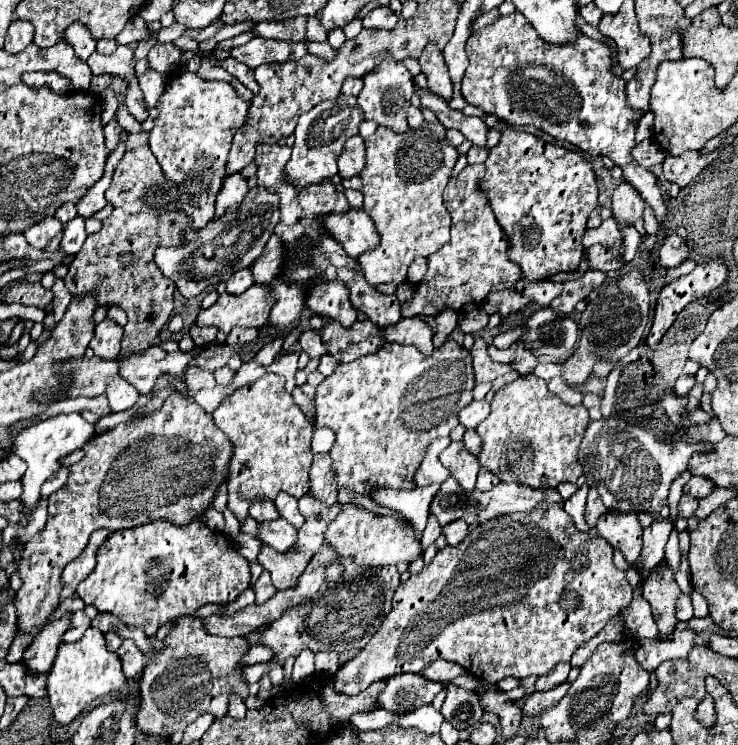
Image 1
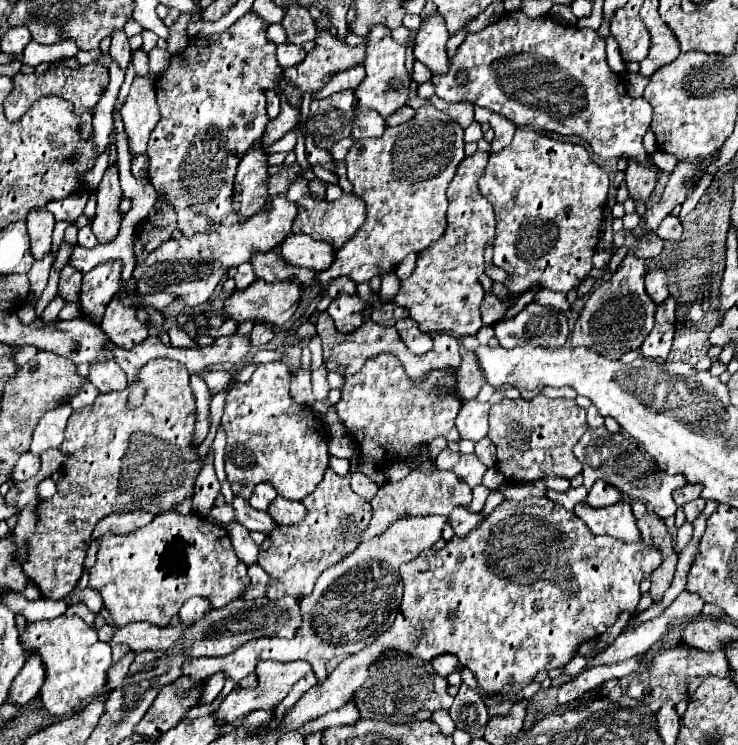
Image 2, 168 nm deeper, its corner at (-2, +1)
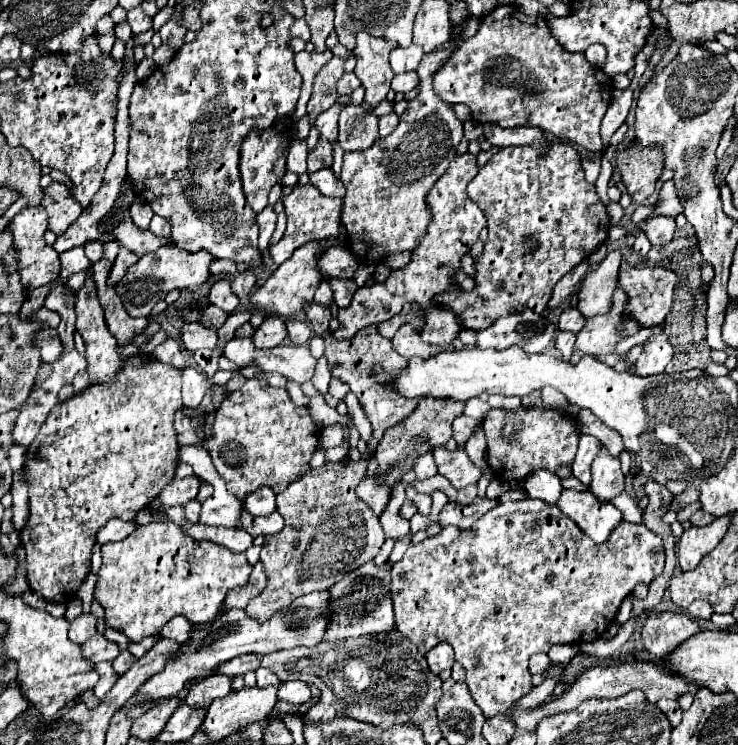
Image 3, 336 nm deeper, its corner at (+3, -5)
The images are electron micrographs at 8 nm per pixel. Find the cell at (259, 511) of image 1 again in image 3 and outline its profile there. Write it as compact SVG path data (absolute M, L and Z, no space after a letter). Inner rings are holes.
M260 487L244 499L244 509L254 515L270 515L276 509L276 495L270 487Z

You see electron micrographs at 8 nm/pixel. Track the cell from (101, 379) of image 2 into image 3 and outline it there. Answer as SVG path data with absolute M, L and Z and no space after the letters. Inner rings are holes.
M90 267L86 269L86 281L84 281L82 289L76 293L76 331L82 335L82 339L86 343L86 359L88 359L90 381L92 383L114 381L120 367L122 367L122 359L116 353L116 341L114 341L112 333L106 329L104 313L102 313L102 307L100 307L98 297L96 297L96 285L94 285L94 275L90 273Z

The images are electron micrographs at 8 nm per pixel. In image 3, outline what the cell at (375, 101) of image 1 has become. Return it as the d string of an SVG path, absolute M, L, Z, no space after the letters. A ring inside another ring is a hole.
M368 33L356 35L354 73L358 75L358 79L362 81L362 85L366 89L364 103L368 103L370 107L384 101L386 93L390 91L390 81L394 77L394 71L390 69L388 55L394 47L396 45L392 41L378 39Z

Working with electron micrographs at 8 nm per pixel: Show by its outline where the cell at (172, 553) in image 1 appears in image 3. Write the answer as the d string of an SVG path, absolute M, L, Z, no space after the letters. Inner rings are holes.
M152 523L146 527L138 527L130 537L118 543L102 545L102 559L104 561L98 571L94 597L106 611L106 625L122 631L134 643L142 641L144 637L158 635L160 629L176 615L186 617L194 625L214 619L214 615L222 609L226 593L230 589L244 587L252 571L252 565L248 563L244 553L234 553L210 541L196 543L176 523Z

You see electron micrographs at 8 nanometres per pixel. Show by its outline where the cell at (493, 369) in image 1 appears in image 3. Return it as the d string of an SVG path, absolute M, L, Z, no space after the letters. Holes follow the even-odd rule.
M420 399L418 407L414 409L414 413L404 419L402 423L390 427L386 431L386 435L382 437L380 445L378 445L378 473L376 477L366 477L358 489L356 495L376 513L380 515L382 509L386 509L386 501L390 499L390 489L402 481L402 477L406 475L408 469L412 469L412 465L416 463L416 457L422 457L426 453L430 453L434 447L444 445L450 437L452 437L452 421L456 417L460 417L464 411L464 403L456 403L450 399Z

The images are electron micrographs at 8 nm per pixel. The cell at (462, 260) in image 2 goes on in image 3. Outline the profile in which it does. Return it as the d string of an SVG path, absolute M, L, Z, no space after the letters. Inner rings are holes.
M470 153L456 155L456 159L450 163L450 169L446 169L440 181L434 183L434 187L426 195L426 203L430 203L430 213L432 213L430 229L426 231L418 247L412 251L410 263L404 269L390 271L390 277L384 283L374 283L372 287L362 287L354 293L350 307L340 309L338 313L340 327L334 331L336 339L350 339L366 325L382 323L392 315L398 315L406 301L426 307L426 327L420 333L426 343L444 347L456 339L456 333L460 331L460 323L456 315L450 309L436 305L434 297L456 287L452 275L460 269L460 259L478 241L482 227L486 227L486 217L482 209L466 193L466 185L468 181L474 179L476 173L478 173L478 165L474 155Z

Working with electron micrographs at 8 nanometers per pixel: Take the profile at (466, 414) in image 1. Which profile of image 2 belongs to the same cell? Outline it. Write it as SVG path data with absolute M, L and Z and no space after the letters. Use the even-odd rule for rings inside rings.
M475 399L465 401L455 425L459 429L461 439L471 439L471 441L479 441L487 435L487 413L489 413L491 405L489 403L479 403Z

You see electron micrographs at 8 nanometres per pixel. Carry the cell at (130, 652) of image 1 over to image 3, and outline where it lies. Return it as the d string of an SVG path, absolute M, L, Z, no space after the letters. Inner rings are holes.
M108 661L96 663L94 669L98 669L98 675L100 675L98 685L94 687L94 693L96 693L96 695L106 695L106 693L112 689L112 685L118 681L118 675L116 675L116 671L112 669L112 663L108 663Z

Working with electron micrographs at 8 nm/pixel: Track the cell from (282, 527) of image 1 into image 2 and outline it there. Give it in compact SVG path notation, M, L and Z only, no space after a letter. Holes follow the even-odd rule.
M235 497L235 501L233 501L233 509L235 509L235 521L239 521L249 531L261 531L267 535L267 533L275 531L275 527L279 527L279 523L275 519L271 519L269 513L249 507L249 503L239 497Z

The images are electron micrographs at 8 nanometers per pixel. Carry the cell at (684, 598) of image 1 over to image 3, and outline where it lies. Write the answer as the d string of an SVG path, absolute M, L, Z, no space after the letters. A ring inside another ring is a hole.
M698 599L688 607L688 615L694 617L694 619L710 619L714 615L714 609L712 609L712 605L708 601Z

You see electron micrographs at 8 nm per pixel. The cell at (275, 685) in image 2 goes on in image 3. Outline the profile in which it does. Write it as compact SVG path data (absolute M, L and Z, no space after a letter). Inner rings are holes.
M258 669L256 671L256 677L258 677L258 687L266 687L266 685L278 685L278 677L274 675L274 671L270 671L270 669Z

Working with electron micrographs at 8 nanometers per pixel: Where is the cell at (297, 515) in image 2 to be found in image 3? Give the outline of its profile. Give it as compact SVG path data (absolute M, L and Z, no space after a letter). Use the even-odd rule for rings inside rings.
M242 509L242 521L238 521L238 529L244 529L252 537L274 535L282 527L284 527L284 519L276 511L272 515L266 515L266 517L256 517L252 513L246 513L246 509Z

